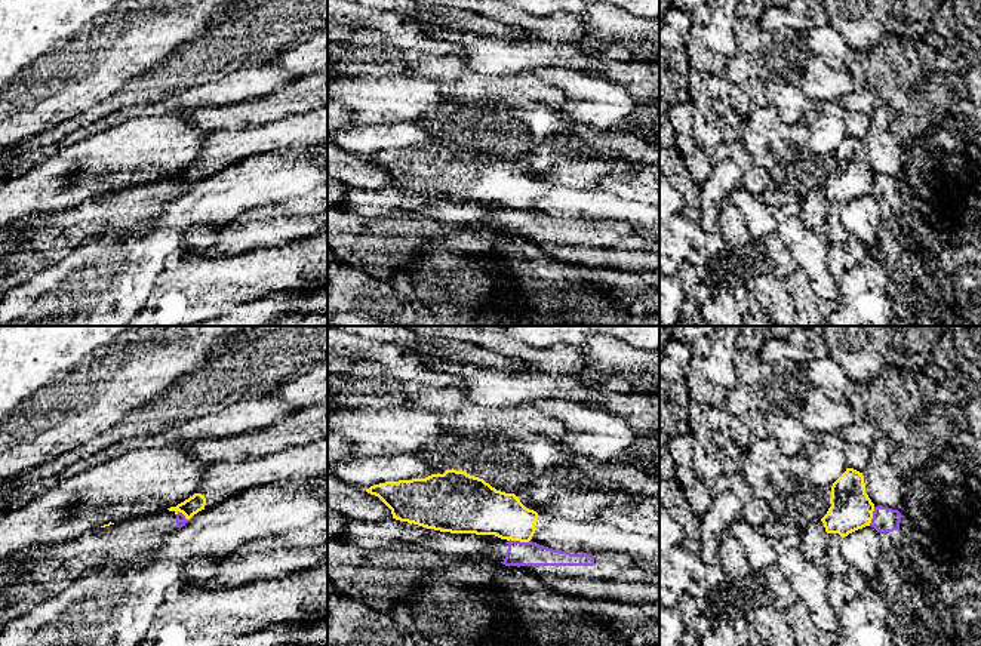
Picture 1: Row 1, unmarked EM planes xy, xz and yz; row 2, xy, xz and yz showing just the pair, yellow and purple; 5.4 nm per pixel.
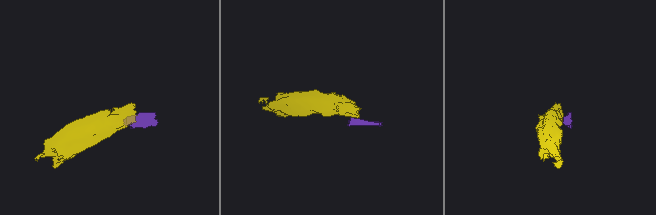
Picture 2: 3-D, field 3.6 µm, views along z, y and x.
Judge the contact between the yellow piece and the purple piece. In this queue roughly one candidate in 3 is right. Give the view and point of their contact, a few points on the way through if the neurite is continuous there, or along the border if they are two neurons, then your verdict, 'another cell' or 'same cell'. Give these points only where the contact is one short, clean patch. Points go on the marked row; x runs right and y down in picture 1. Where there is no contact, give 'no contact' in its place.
meets yellow in xz at (519, 540); border along xz (509, 540), (529, 541); another cell

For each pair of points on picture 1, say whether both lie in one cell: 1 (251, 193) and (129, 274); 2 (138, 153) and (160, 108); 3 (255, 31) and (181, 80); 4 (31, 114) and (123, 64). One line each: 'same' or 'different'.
1: same
2: different
3: same
4: same

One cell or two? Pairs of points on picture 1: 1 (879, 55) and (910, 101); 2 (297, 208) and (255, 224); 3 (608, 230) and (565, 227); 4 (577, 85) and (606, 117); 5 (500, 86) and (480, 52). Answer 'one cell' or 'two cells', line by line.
1: one cell
2: one cell
3: one cell
4: one cell
5: two cells

